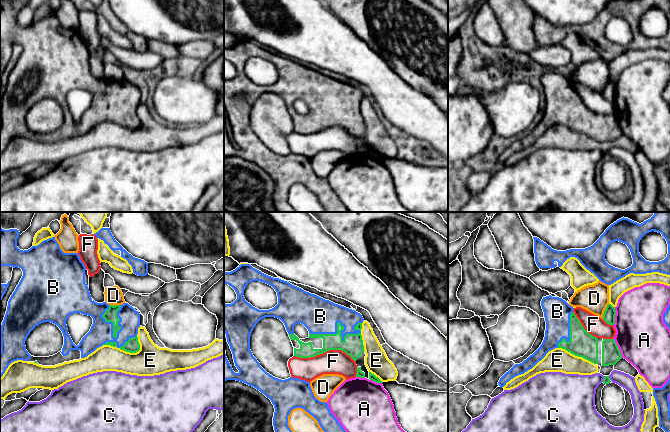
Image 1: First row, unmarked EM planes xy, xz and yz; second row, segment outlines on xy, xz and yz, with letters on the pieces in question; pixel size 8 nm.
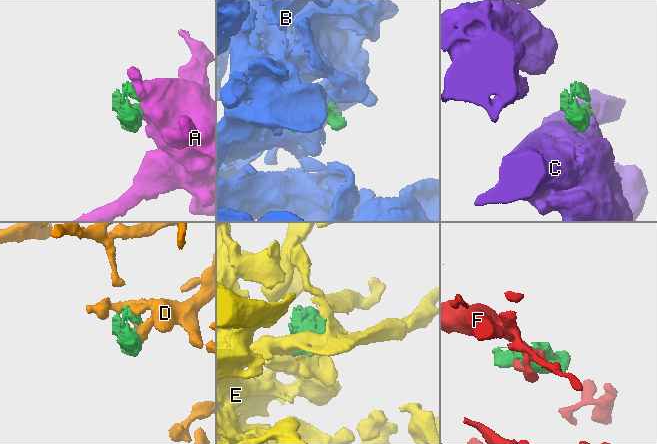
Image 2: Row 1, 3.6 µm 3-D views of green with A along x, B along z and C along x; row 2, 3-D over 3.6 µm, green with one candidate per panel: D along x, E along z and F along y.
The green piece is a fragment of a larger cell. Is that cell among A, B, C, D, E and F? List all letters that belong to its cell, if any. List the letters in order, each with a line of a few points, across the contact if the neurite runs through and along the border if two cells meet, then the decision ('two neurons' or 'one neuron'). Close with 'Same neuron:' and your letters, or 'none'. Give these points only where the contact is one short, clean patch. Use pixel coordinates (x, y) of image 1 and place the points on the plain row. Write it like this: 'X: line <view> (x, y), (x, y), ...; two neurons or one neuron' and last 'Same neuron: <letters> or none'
A: two neurons
B: one neuron
C: two neurons
D: two neurons
E: two neurons
F: two neurons
Same neuron: B

